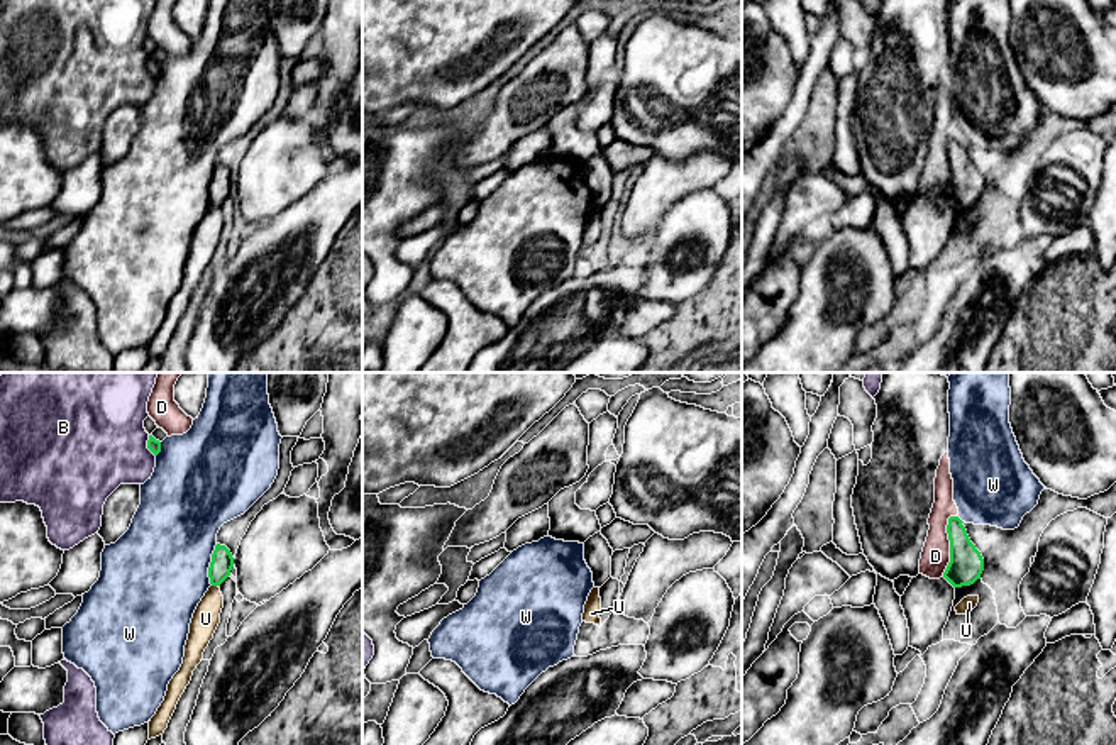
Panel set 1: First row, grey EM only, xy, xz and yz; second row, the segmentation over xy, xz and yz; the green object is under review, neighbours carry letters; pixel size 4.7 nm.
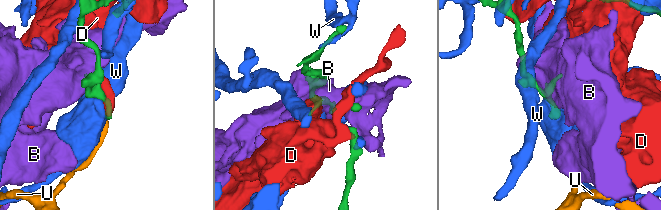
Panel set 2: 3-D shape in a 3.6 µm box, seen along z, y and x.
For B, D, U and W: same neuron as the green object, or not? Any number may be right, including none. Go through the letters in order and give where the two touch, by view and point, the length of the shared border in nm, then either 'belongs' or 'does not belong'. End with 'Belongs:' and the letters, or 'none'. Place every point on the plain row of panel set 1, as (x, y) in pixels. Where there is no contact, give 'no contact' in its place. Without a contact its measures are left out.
B: xy (148, 66) | 110 nm | does not belong
D: yz (950, 163) | 300 nm | does not belong
U: xy (215, 205) | 30 nm | does not belong
W: xy (210, 185) | 200 nm | does not belong
Belongs: none

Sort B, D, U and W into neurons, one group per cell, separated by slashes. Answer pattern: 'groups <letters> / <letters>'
groups B / D / U / W

